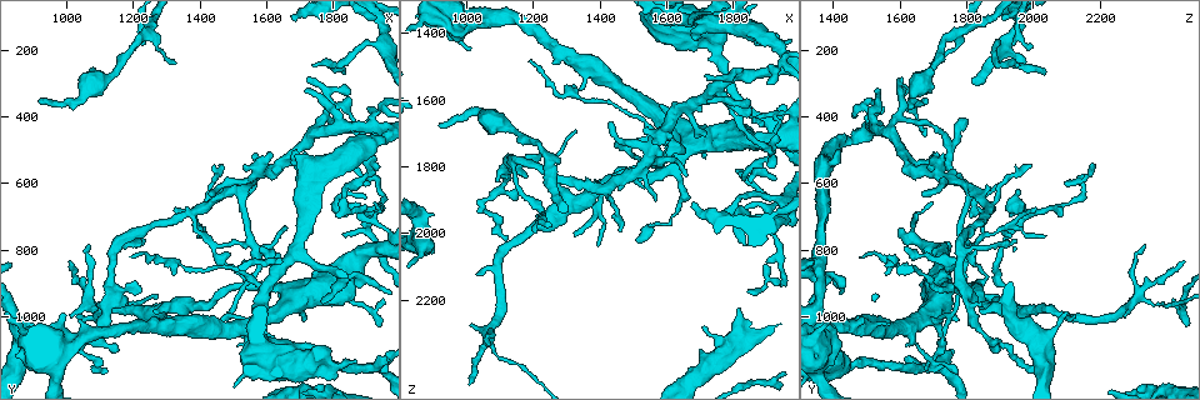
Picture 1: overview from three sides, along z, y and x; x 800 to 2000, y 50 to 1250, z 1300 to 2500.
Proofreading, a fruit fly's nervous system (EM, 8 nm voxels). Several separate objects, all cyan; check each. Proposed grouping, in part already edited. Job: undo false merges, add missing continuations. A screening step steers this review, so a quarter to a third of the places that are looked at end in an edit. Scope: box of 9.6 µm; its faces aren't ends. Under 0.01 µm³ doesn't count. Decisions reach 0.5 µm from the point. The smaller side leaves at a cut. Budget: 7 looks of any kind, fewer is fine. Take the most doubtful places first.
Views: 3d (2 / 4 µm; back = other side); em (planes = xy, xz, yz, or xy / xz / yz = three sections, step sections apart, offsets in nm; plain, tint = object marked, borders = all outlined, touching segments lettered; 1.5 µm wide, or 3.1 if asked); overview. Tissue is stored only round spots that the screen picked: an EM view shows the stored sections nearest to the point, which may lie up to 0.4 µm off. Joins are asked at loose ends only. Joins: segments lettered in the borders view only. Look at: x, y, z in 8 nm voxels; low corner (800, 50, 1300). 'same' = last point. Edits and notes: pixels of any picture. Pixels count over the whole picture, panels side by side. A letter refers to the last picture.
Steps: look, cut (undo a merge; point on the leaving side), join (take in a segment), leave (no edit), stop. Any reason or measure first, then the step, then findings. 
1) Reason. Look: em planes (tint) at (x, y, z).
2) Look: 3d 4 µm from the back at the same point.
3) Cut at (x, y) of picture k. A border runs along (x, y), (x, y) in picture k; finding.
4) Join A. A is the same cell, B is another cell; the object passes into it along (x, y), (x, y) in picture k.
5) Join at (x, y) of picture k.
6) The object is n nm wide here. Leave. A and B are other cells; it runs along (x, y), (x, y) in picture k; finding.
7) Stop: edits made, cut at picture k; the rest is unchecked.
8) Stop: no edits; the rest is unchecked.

Thin end. Look: 3d 2 µm at (910, 360, 1680).

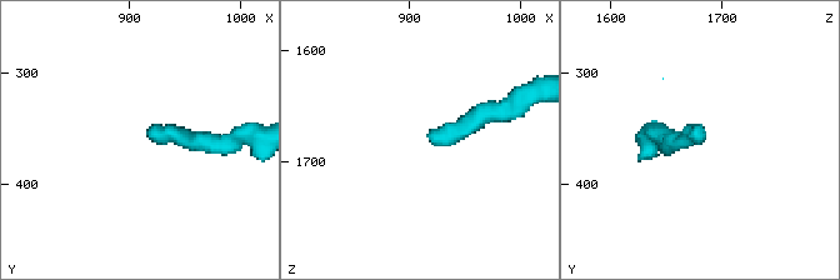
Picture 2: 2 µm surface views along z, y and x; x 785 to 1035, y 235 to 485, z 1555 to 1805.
Look: em xz step 4 (tint) at (916, 356, 1680).

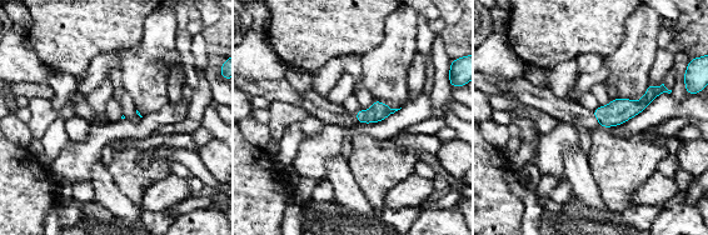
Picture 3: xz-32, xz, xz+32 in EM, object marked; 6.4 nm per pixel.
Look: em xy step 8 (borders) at the same point.

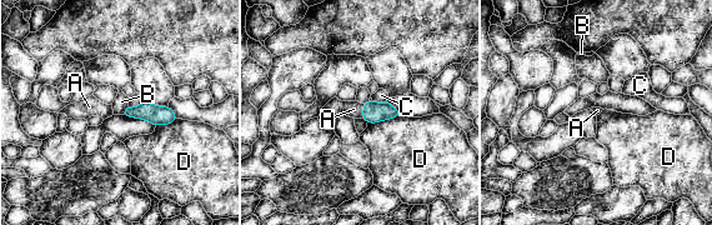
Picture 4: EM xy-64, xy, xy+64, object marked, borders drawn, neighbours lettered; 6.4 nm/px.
Join A. A is the same cell, B, C and D are other cells; the object passes into it along (372, 113), (362, 111), (354, 109) in picture 4; it goes on there.

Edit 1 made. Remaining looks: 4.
Look: 3d 2 µm at (1830, 750, 1920).

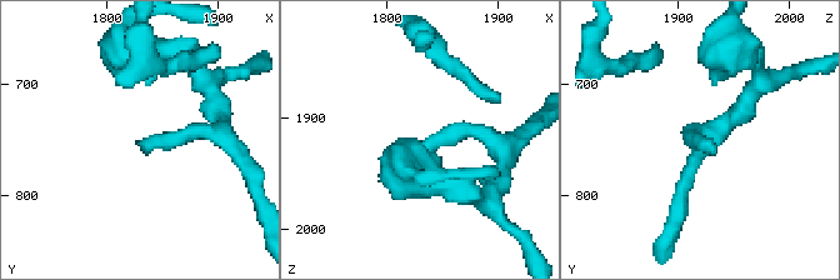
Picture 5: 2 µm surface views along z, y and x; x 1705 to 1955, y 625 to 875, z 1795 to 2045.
Look: em yz step 8 (borders) at (1830, 746, 1926).

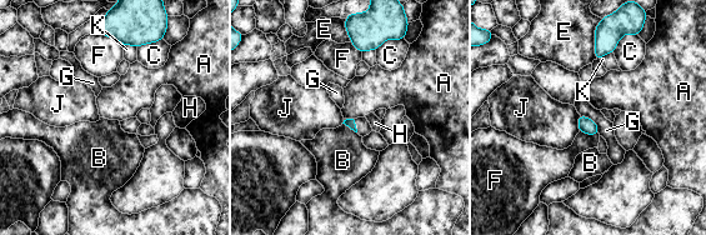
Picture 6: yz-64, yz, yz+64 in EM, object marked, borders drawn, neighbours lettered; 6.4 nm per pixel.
Leave. A, B, C, E, F, G, H, J and K are other cells; a border runs along (346, 118), (352, 119) in picture 6; none of them fits.

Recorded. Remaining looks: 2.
Thin end. Look: em planes (borders) at (1450, 1060, 1730).

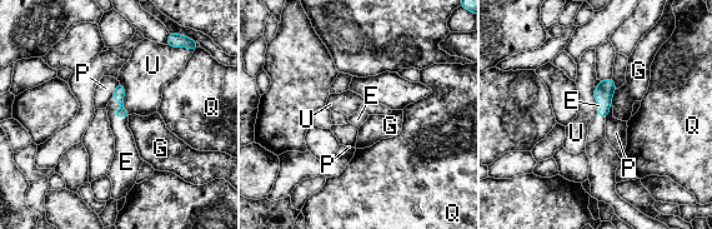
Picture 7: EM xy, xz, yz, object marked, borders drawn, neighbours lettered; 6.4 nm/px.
The longest contact is with U, 240 nm. Join E. E is the same cell, G, P, Q and U are other cells; the object passes into it along (119, 93), (116, 110), (125, 148) in picture 7; it goes on there.

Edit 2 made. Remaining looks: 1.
Stop: edits made, join at picture 4, join at picture 7; the rest is unchecked.

